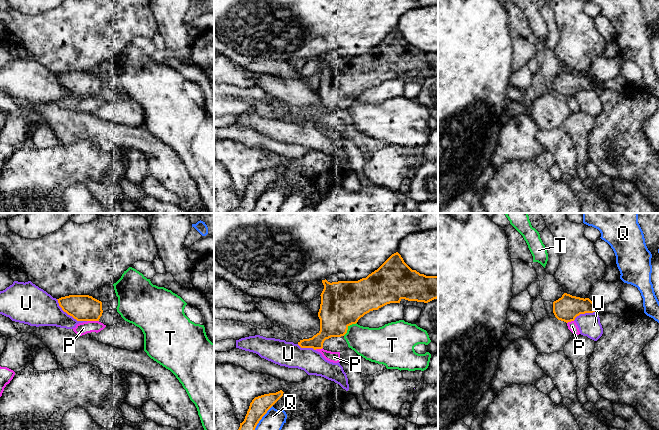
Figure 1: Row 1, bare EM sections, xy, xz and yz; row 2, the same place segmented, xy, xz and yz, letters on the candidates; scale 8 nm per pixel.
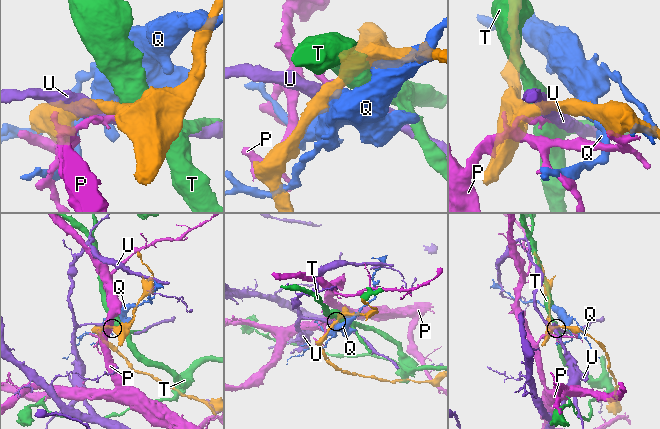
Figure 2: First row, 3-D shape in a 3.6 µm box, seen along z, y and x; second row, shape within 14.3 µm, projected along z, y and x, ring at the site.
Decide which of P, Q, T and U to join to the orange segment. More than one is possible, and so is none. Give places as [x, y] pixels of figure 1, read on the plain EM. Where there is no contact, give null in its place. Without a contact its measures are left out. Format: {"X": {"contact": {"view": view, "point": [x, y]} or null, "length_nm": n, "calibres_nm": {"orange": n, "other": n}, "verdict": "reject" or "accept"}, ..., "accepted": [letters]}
{"P": {"contact": {"view": "xy", "point": [93, 96]}, "length_nm": 100, "calibres_nm": {"orange": 200, "other": 100}, "verdict": "reject"}, "Q": {"contact": {"view": "xz", "point": [259, 196]}, "length_nm": 300, "calibres_nm": {"orange": 150, "other": 190}, "verdict": "reject"}, "T": {"contact": {"view": "xz", "point": [347, 103]}, "length_nm": 160, "calibres_nm": {"orange": 360, "other": 260}, "verdict": "reject"}, "U": {"contact": {"view": "xy", "point": [69, 90]}, "length_nm": 300, "calibres_nm": {"orange": 200, "other": 280}, "verdict": "reject"}, "accepted": []}

